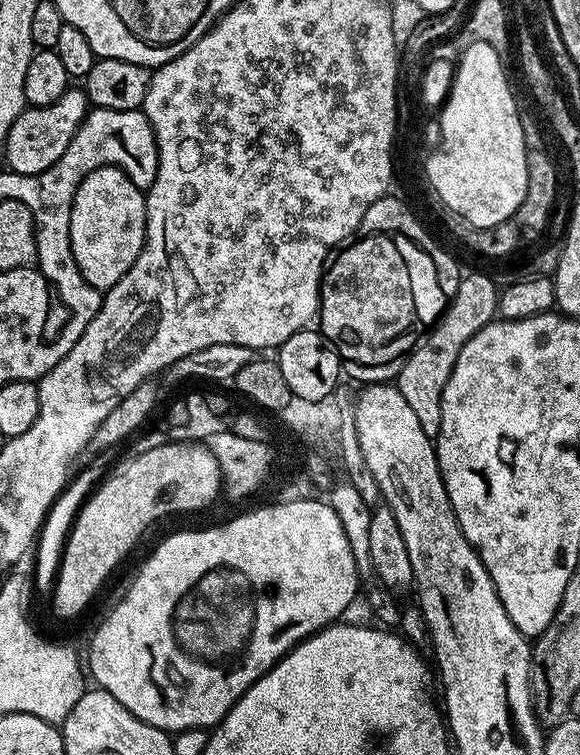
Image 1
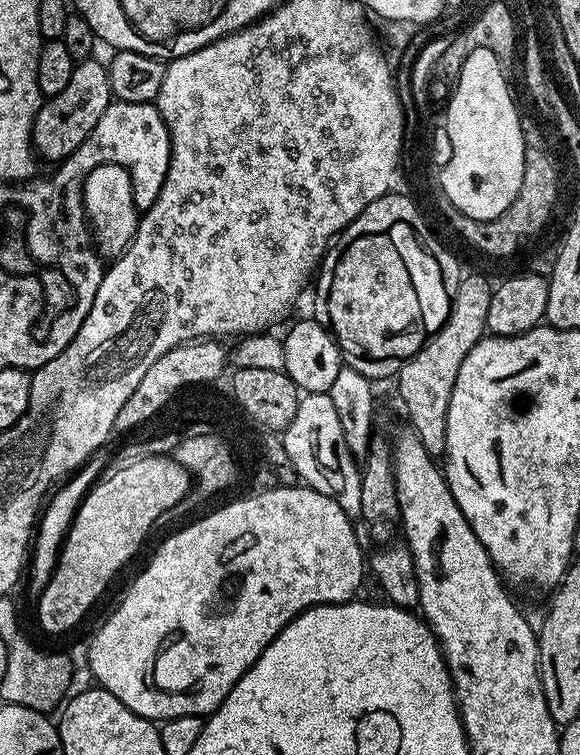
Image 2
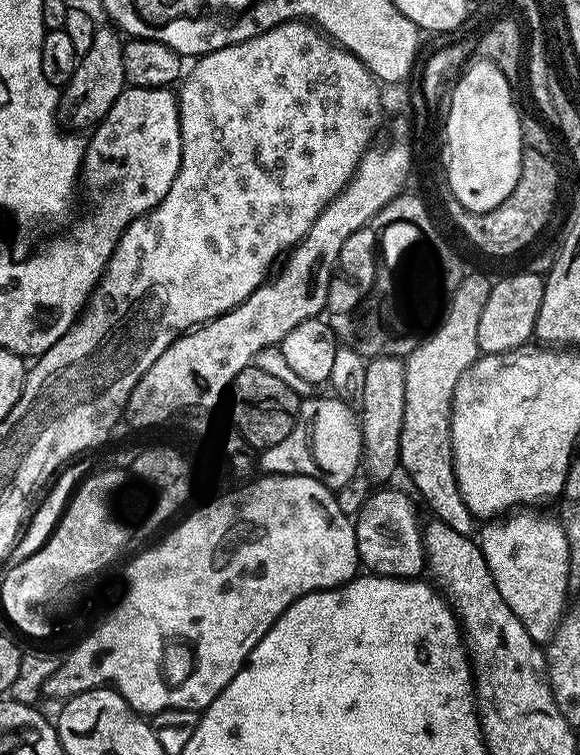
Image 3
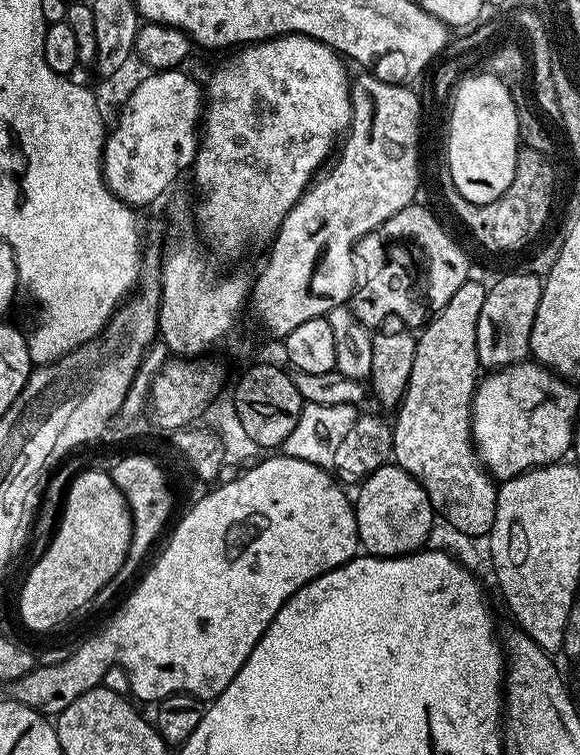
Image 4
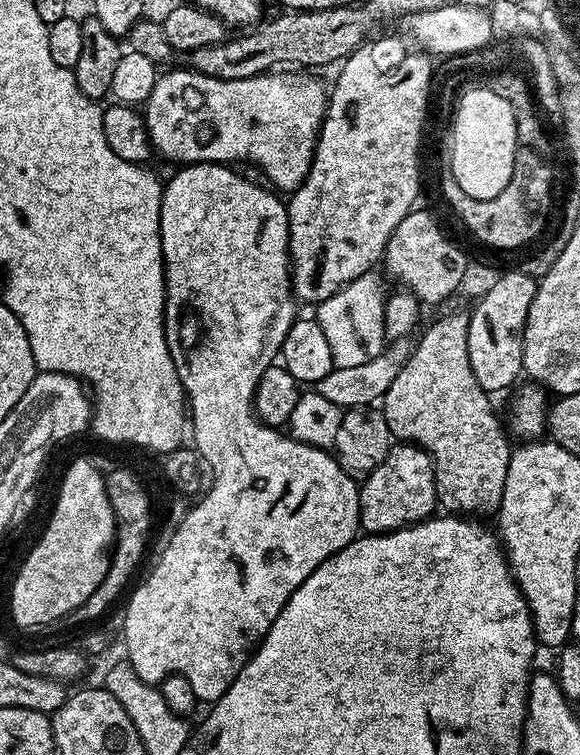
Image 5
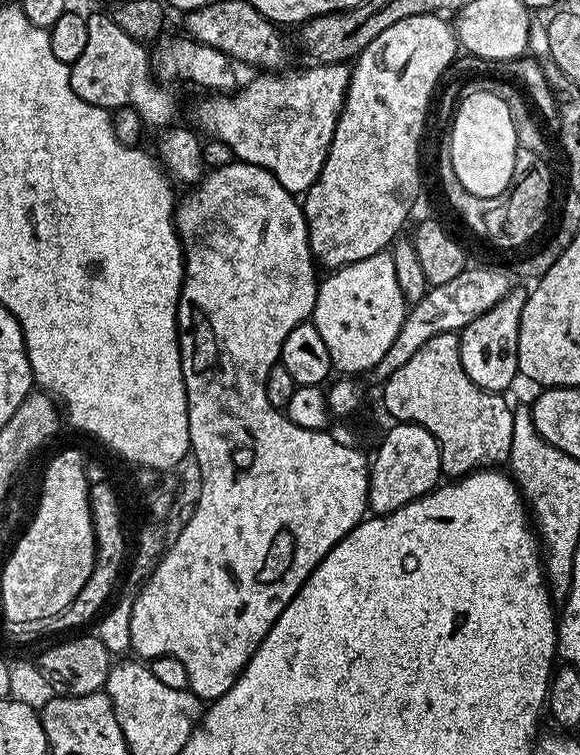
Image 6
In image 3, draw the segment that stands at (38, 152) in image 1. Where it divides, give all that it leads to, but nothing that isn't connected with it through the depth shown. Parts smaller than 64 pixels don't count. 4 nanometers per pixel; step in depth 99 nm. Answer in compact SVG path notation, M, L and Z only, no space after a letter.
M97 27L94 34L94 42L90 42L90 50L86 50L84 57L77 63L74 70L74 78L64 85L60 92L60 106L58 119L61 125L70 127L72 130L91 129L99 124L102 117L114 106L126 87L124 79L124 67L122 66L122 50L125 41L121 33L115 27Z

